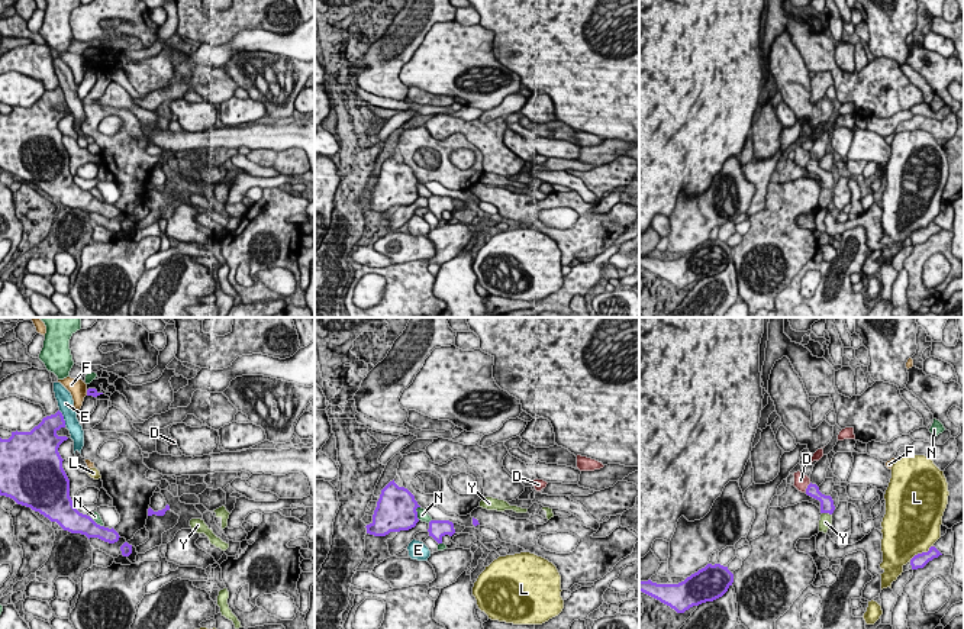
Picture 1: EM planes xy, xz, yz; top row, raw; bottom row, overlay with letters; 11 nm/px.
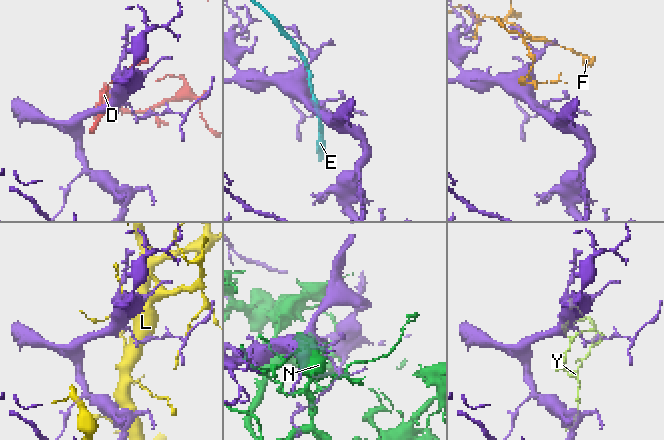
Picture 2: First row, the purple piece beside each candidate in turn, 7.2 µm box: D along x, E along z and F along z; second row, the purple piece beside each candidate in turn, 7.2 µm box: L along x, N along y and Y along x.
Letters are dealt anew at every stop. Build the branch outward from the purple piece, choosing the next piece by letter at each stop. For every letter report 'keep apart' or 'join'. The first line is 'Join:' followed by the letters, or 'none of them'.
Join: none of them
D: keep apart
E: keep apart
F: keep apart
L: keep apart
N: keep apart
Y: keep apart

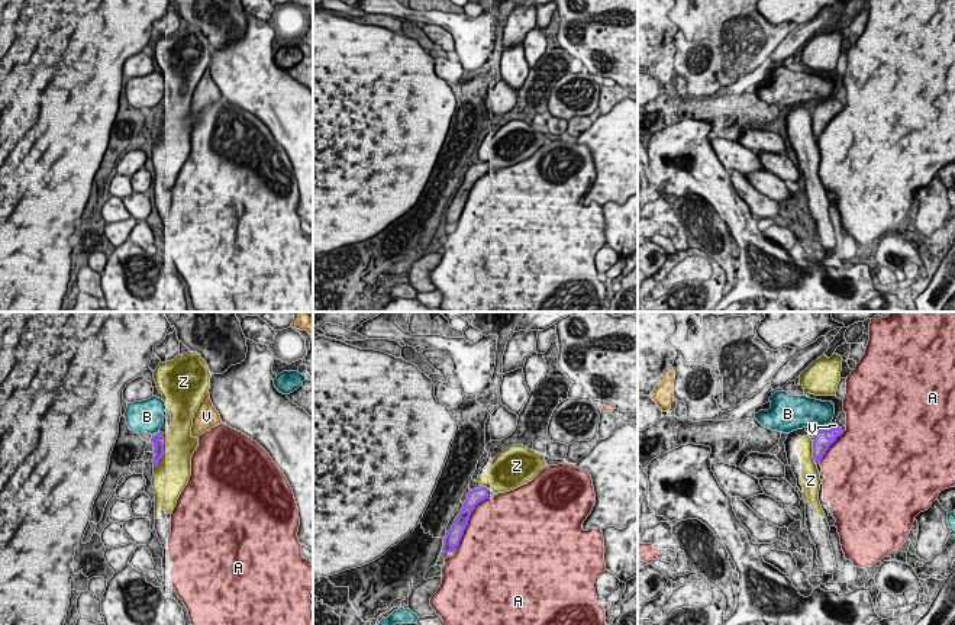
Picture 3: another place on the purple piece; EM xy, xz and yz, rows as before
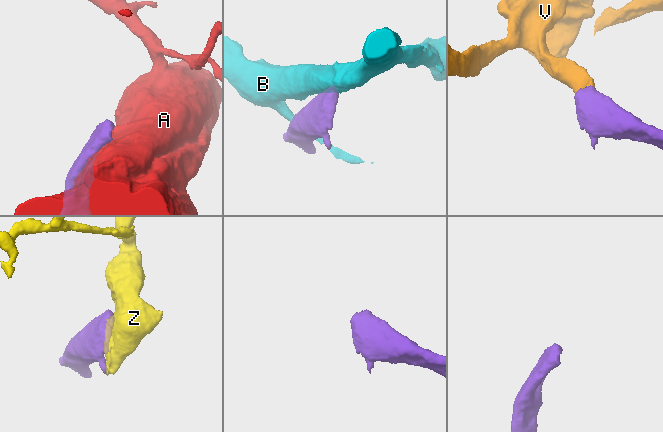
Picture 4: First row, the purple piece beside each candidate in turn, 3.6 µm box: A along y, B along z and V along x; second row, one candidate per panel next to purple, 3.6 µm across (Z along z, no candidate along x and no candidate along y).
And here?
Join: V
A: keep apart
B: keep apart
V: join
Z: keep apart

